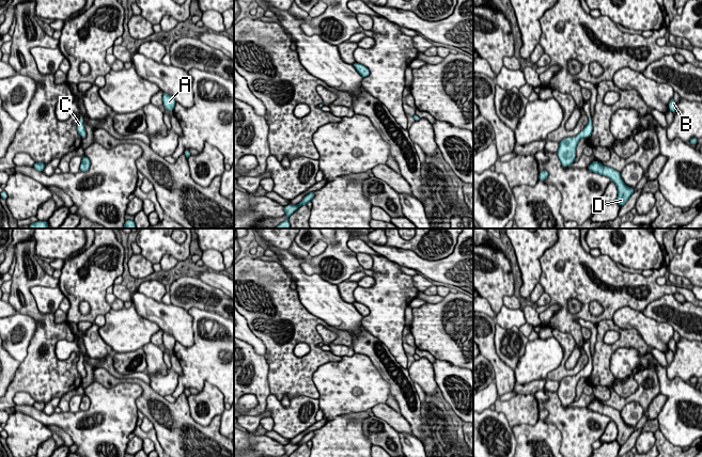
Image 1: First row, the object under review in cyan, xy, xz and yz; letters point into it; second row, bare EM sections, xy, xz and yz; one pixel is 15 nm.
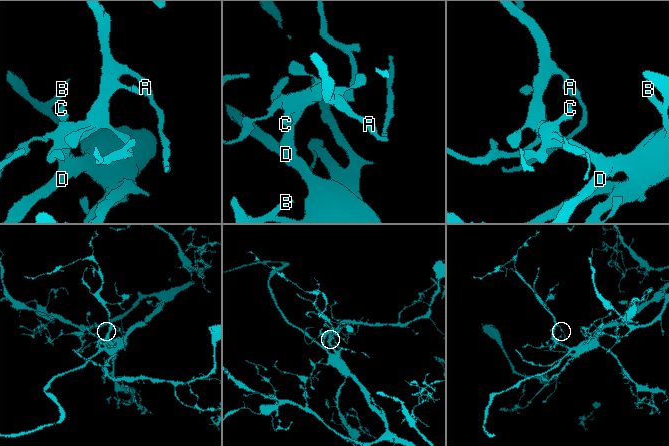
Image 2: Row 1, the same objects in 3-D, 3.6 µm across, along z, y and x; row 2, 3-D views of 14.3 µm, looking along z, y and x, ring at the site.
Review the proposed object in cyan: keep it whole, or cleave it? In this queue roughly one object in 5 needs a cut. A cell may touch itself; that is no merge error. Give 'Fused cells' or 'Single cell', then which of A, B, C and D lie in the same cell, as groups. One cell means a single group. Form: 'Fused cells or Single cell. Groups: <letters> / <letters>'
Single cell. Groups: A B C D

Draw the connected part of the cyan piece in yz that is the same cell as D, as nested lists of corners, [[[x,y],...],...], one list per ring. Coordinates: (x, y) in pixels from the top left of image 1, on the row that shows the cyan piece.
[[[594,160],[588,167],[588,170],[609,177],[611,182],[613,182],[617,185],[618,188],[617,202],[620,206],[623,206],[630,198],[630,195],[635,192],[634,188],[630,188],[625,185],[619,171],[615,171],[610,167],[605,167],[597,160]]]

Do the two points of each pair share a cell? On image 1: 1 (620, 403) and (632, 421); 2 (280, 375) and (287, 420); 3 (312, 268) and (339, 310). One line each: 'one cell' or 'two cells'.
1: two cells
2: two cells
3: two cells

